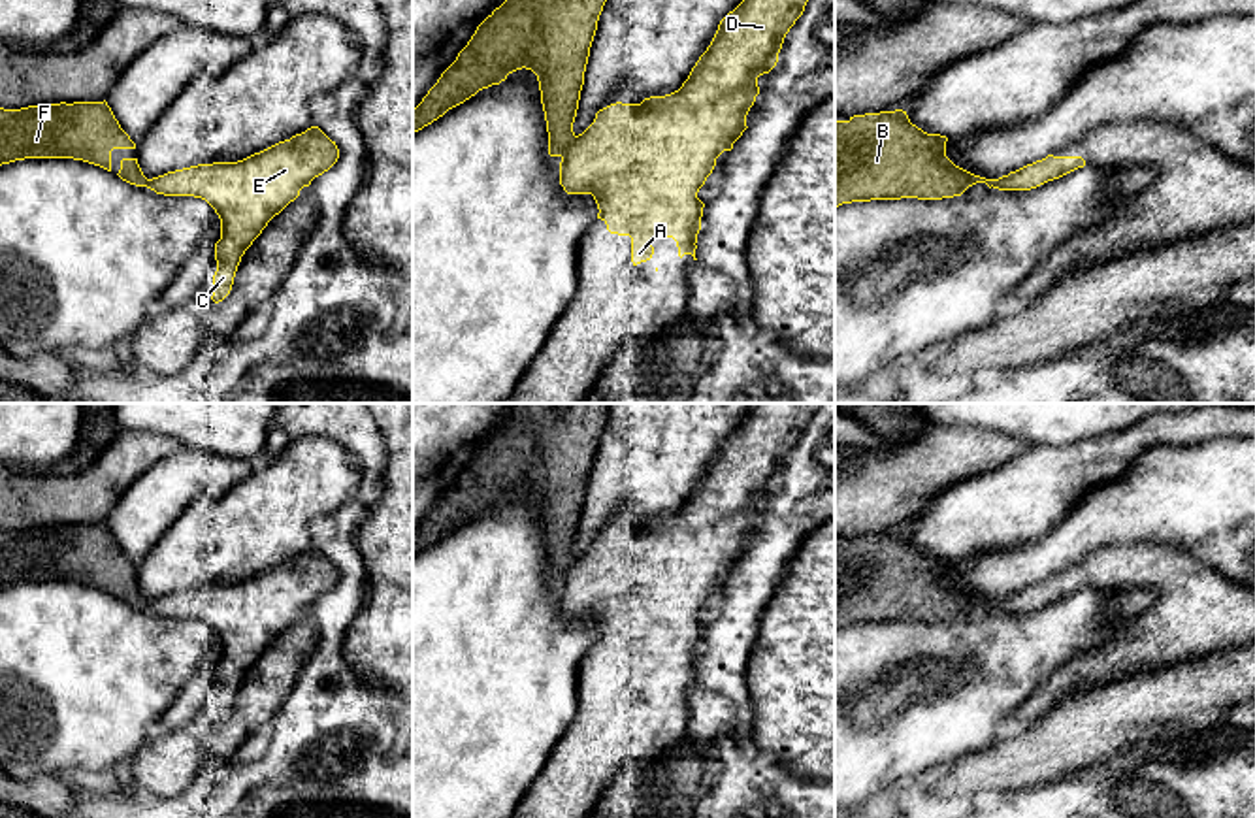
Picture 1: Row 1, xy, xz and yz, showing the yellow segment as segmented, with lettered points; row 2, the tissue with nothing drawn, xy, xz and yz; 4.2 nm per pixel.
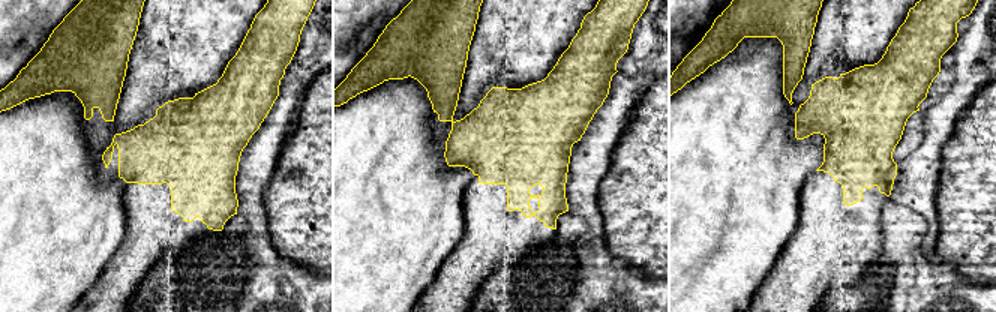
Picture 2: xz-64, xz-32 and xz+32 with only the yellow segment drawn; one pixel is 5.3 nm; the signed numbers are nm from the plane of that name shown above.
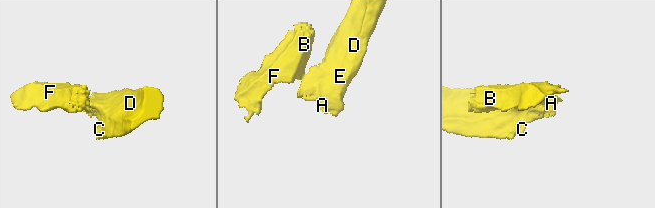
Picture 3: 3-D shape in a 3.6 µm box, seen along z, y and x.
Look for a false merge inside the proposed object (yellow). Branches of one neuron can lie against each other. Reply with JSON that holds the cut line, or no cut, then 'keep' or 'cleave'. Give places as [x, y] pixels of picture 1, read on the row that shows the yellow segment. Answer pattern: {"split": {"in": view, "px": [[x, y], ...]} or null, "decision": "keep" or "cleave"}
{"split": {"in": "xz", "px": [[575, 136], [560, 155]]}, "decision": "cleave"}

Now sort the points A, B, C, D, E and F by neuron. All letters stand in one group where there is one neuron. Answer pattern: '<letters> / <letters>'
A C D E / B F

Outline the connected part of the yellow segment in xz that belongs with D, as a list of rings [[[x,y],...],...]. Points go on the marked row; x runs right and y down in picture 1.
[[[742,0],[718,25],[718,30],[692,68],[682,87],[665,96],[650,96],[641,104],[611,104],[595,113],[594,123],[567,145],[560,162],[560,185],[567,194],[592,194],[597,204],[597,219],[611,234],[631,237],[633,266],[646,262],[654,254],[652,239],[673,237],[678,256],[695,258],[697,234],[705,204],[697,198],[699,188],[716,166],[724,151],[742,136],[746,115],[759,94],[758,77],[769,74],[782,49],[784,38],[803,15],[808,0]]]

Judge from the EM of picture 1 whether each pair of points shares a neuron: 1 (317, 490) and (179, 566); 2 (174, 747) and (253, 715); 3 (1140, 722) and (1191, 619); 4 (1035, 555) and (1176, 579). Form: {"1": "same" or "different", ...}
{"1": "same", "2": "same", "3": "different", "4": "different"}

